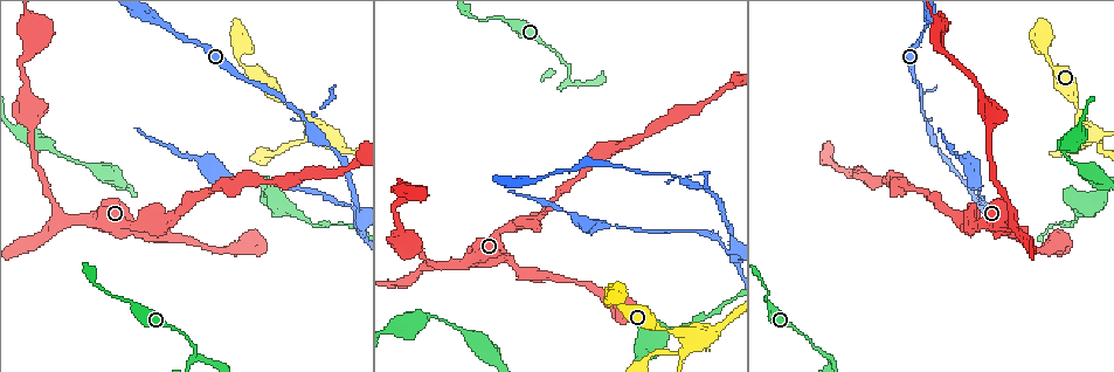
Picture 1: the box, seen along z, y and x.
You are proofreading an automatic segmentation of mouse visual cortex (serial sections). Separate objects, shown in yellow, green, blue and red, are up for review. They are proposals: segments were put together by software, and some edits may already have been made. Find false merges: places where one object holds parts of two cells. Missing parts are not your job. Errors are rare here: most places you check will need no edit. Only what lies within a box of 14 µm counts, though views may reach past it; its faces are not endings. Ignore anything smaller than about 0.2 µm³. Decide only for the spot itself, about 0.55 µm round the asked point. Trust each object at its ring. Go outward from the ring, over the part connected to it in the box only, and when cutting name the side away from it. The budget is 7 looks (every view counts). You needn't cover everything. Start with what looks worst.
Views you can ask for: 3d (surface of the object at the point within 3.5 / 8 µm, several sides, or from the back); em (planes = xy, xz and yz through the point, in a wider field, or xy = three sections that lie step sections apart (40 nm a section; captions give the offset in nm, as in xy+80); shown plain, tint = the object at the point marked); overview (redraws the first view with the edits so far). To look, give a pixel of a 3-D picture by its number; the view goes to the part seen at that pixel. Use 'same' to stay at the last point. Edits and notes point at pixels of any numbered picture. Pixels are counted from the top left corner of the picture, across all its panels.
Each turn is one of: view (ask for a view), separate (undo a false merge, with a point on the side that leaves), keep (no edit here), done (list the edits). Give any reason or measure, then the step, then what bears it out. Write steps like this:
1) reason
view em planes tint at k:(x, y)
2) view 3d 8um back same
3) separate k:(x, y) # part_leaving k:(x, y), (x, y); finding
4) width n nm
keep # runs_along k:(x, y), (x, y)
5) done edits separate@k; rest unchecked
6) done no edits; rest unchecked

view 3d 3.5um at 1:(729, 253)

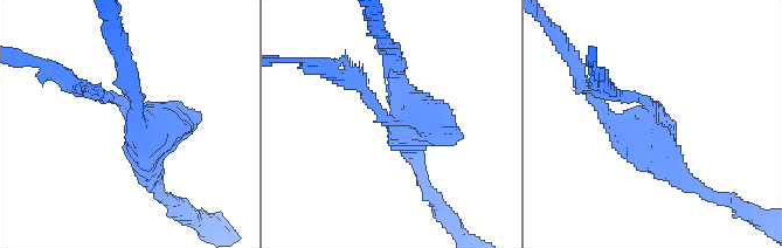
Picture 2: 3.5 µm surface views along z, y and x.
arms 4; arm_widths 200, 250, 500, 500 nm
view em xy step 3 tint at 2:(649, 104)

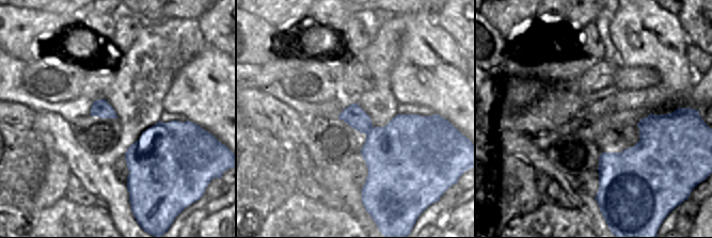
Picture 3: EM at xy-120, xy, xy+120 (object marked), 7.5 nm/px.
width 220 nm
separate 2:(627, 96) # border 3:(373, 127), (366, 133); two cells meet here

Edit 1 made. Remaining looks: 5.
sharp bend
view 3d 8um at 1:(828, 355)

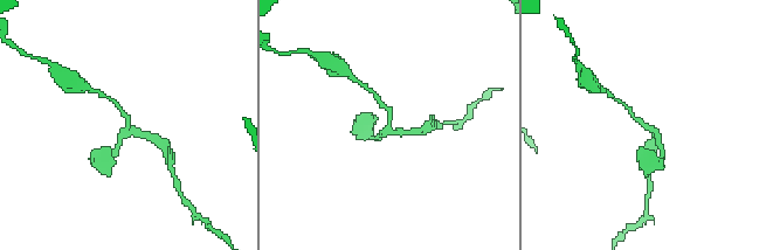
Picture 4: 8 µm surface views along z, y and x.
view 3d 3.5um at 4:(126, 131)

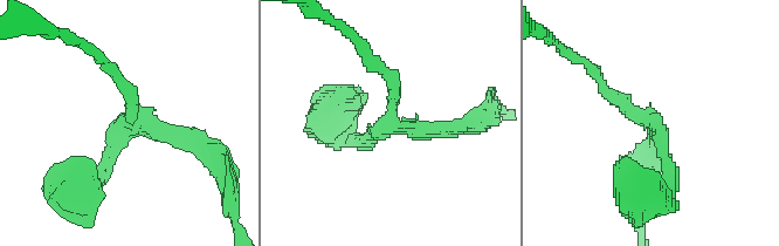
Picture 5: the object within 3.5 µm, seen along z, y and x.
keep # runs_along 5:(114, 74), (129, 121), (200, 143); continuous, no second cell

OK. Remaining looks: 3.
sharp bend
view 3d 3.5um at 1:(683, 331)

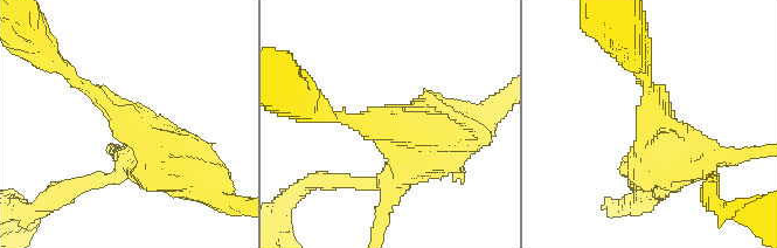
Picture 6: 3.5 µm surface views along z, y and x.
view em xy step 3 tint at 6:(654, 122)

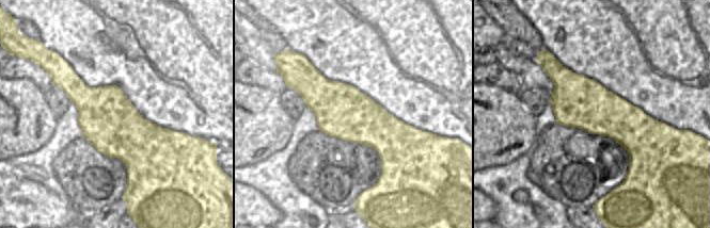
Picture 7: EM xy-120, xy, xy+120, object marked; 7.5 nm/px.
view em planes tint same

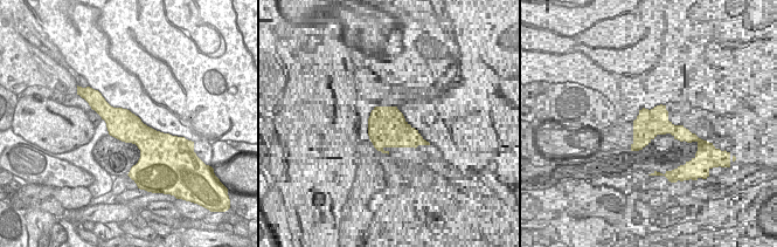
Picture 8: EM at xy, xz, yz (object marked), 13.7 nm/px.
keep # runs_along 6:(69, 74), (187, 171); continuous, no second cell

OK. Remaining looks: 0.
done edits separate@2; rest unchecked

